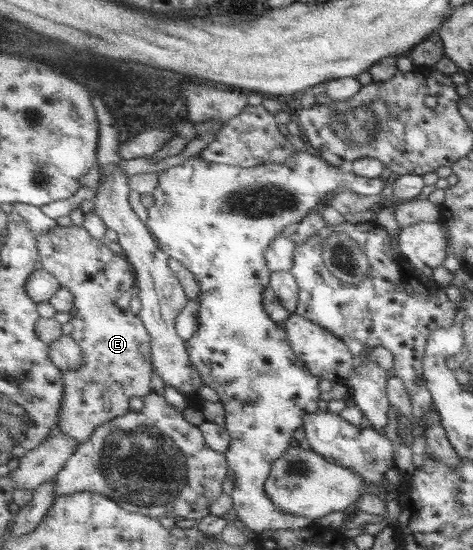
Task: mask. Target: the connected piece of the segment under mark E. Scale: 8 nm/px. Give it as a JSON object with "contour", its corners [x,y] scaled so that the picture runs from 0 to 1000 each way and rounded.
{"contour":[[[173,409],[121,413],[91,427],[78,427],[85,478],[112,498],[131,522],[159,536],[148,587],[154,593],[154,613],[171,629],[180,658],[169,671],[146,671],[135,676],[137,725],[129,738],[129,760],[121,767],[123,785],[137,787],[144,798],[178,805],[195,796],[197,785],[220,769],[239,765],[258,755],[273,753],[277,722],[302,724],[323,713],[321,664],[321,611],[307,596],[304,584],[294,573],[277,569],[281,533],[277,525],[288,520],[288,496],[277,485],[279,478],[258,464],[226,449],[224,436],[201,435]]]}

